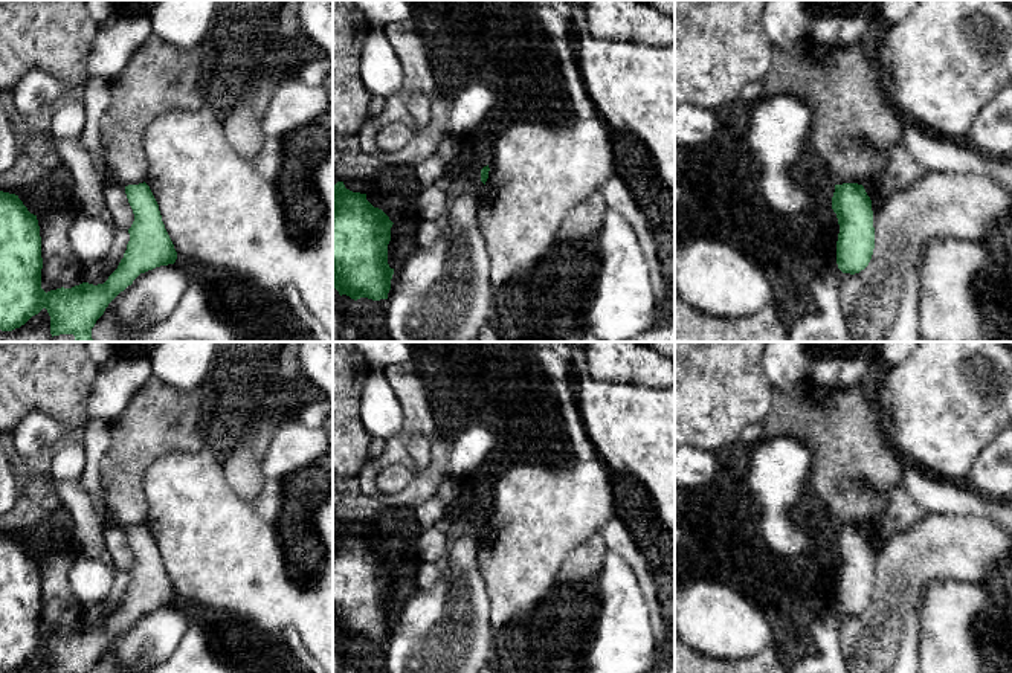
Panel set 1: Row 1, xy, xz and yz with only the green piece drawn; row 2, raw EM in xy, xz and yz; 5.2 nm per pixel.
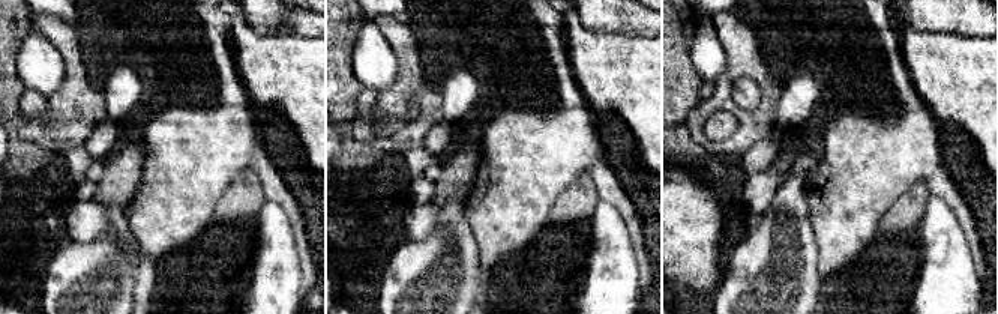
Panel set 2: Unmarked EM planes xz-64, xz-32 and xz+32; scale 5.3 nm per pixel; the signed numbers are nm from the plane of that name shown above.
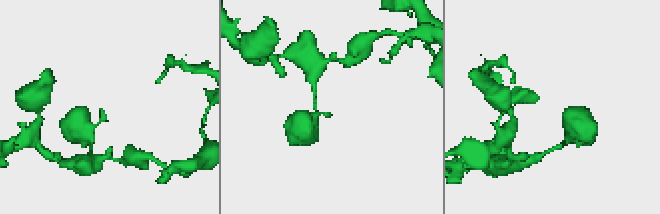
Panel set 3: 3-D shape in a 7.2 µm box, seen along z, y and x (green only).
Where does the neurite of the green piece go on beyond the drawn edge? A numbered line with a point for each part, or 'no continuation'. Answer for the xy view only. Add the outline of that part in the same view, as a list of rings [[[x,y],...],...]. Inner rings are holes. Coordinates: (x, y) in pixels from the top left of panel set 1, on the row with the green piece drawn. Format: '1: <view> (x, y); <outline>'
no continuation

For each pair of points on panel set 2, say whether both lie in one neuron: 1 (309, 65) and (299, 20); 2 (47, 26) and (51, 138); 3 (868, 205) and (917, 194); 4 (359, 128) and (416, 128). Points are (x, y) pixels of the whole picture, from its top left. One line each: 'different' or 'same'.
1: different
2: same
3: different
4: same

